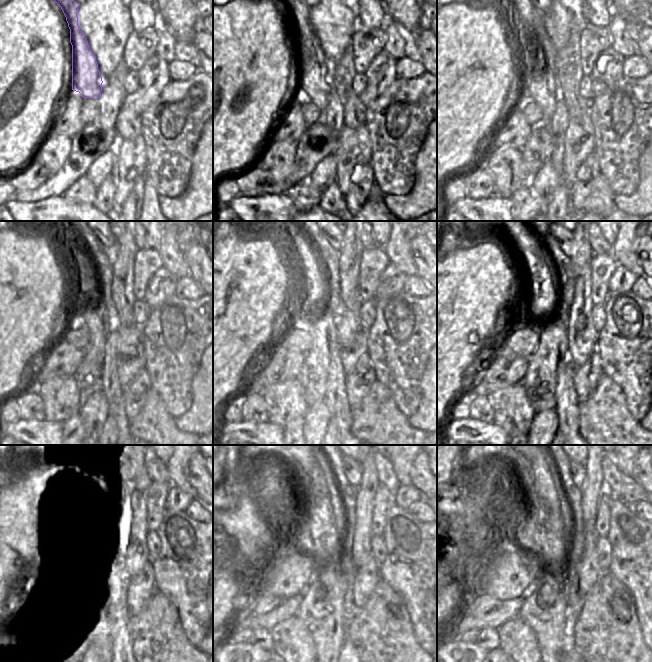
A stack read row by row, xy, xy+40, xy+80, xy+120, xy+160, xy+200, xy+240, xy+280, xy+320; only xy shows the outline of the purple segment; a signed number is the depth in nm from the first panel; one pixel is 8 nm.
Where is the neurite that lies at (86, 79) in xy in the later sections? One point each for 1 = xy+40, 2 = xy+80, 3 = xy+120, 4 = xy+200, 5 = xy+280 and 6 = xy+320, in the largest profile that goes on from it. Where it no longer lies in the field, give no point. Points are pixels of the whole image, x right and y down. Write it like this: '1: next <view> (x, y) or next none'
1: next xy+40 (314, 81)
2: next xy+80 (540, 86)
3: next xy+120 (88, 376)
4: next xy+200 (539, 381)
5: next xy+280 (322, 607)
6: next xy+320 (544, 609)

